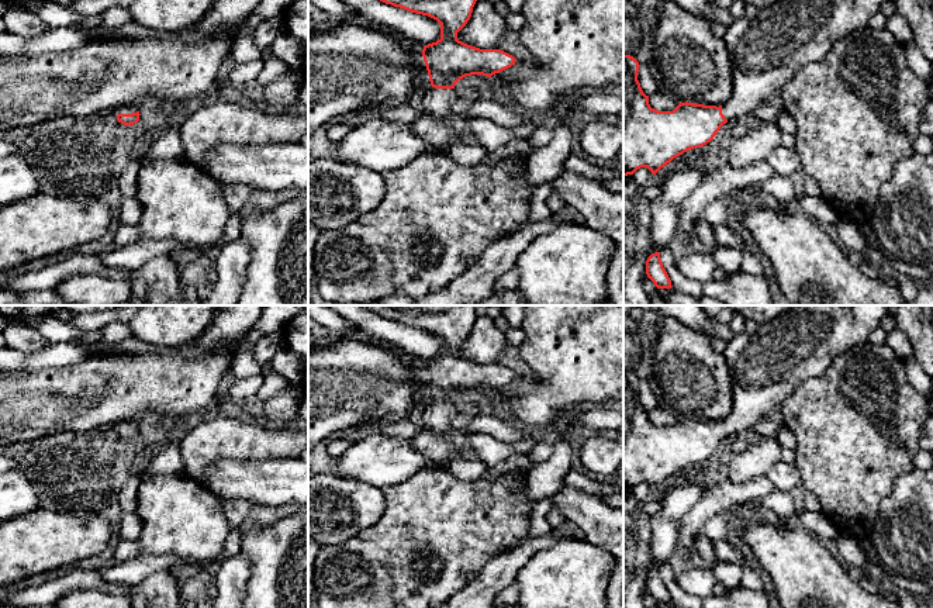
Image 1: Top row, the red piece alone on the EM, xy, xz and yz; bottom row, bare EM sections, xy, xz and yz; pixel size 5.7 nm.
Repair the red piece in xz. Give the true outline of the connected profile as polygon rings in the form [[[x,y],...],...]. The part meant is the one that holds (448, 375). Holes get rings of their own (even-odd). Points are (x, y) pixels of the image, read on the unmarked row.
[[[362,305],[363,308],[394,322],[408,325],[411,328],[428,331],[440,339],[440,353],[428,359],[422,365],[424,377],[428,386],[431,404],[418,418],[424,431],[436,436],[452,439],[457,428],[455,418],[459,414],[453,405],[456,398],[471,390],[483,390],[491,393],[512,380],[515,373],[501,365],[480,365],[457,355],[457,348],[467,339],[471,332],[473,322],[477,317],[477,305]]]

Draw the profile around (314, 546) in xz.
[[[308,538],[308,608],[315,607],[314,597],[314,573],[315,573],[315,559],[319,553],[321,545]]]

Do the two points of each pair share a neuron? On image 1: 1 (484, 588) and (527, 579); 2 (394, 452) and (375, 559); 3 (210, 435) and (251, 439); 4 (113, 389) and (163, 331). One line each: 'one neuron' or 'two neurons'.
1: two neurons
2: two neurons
3: one neuron
4: two neurons

